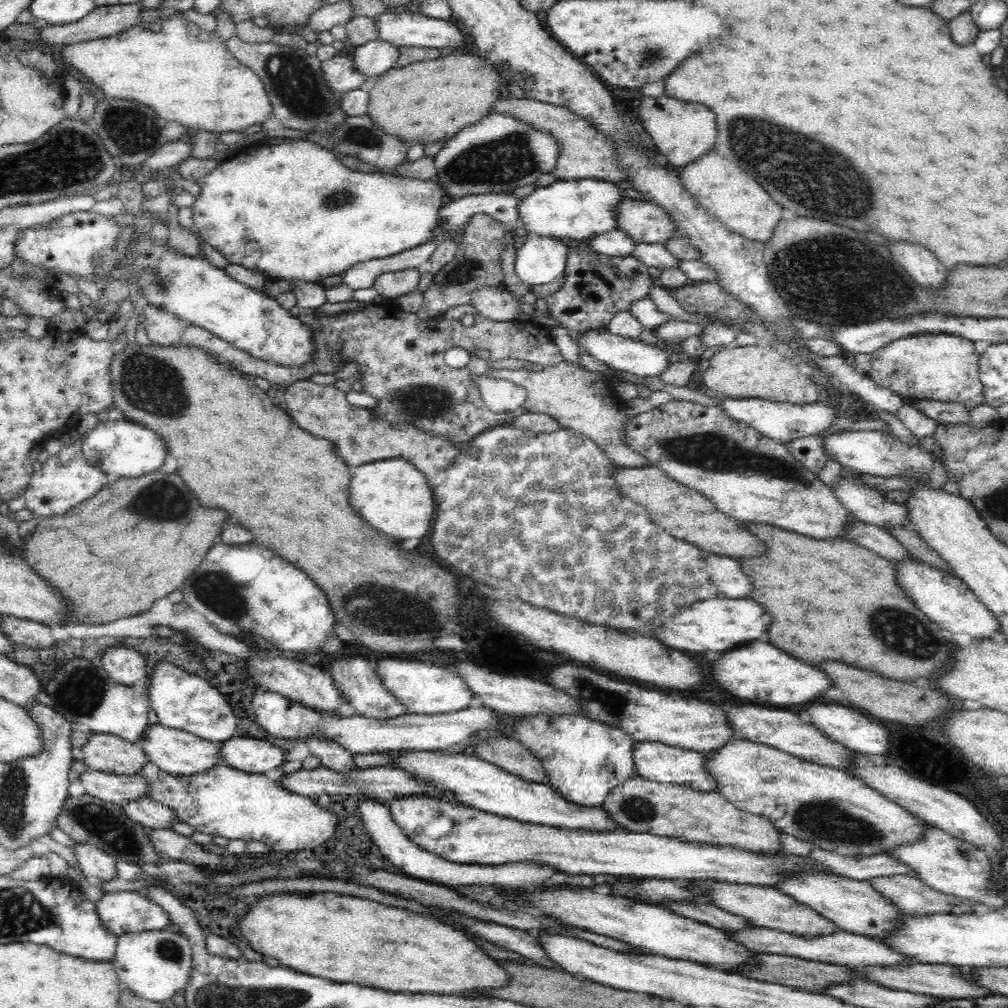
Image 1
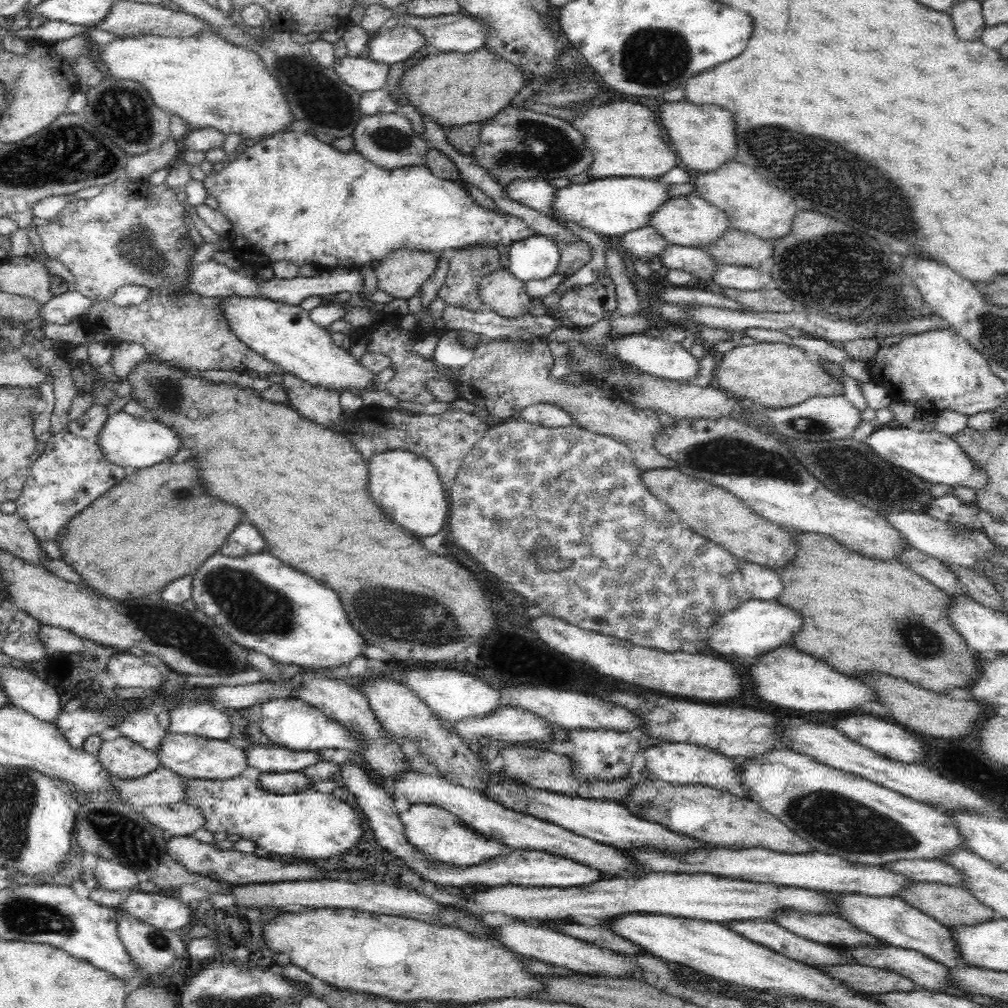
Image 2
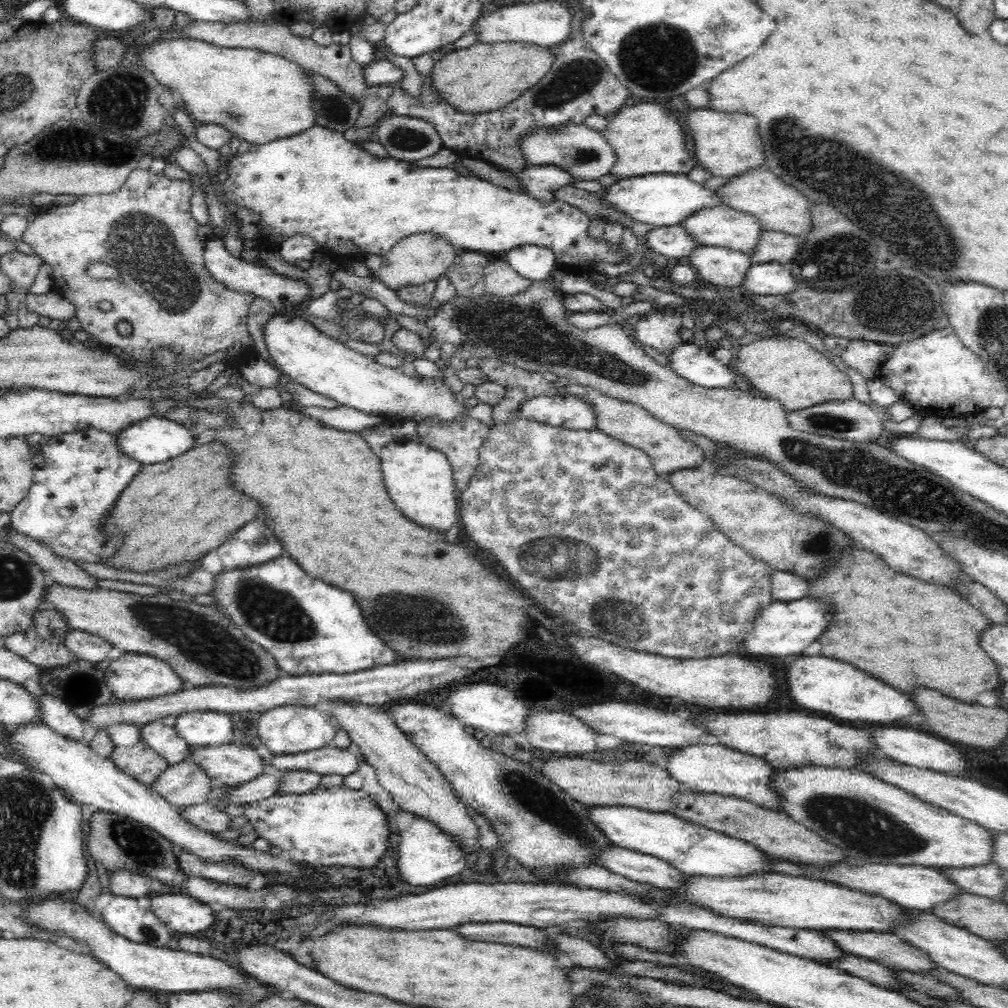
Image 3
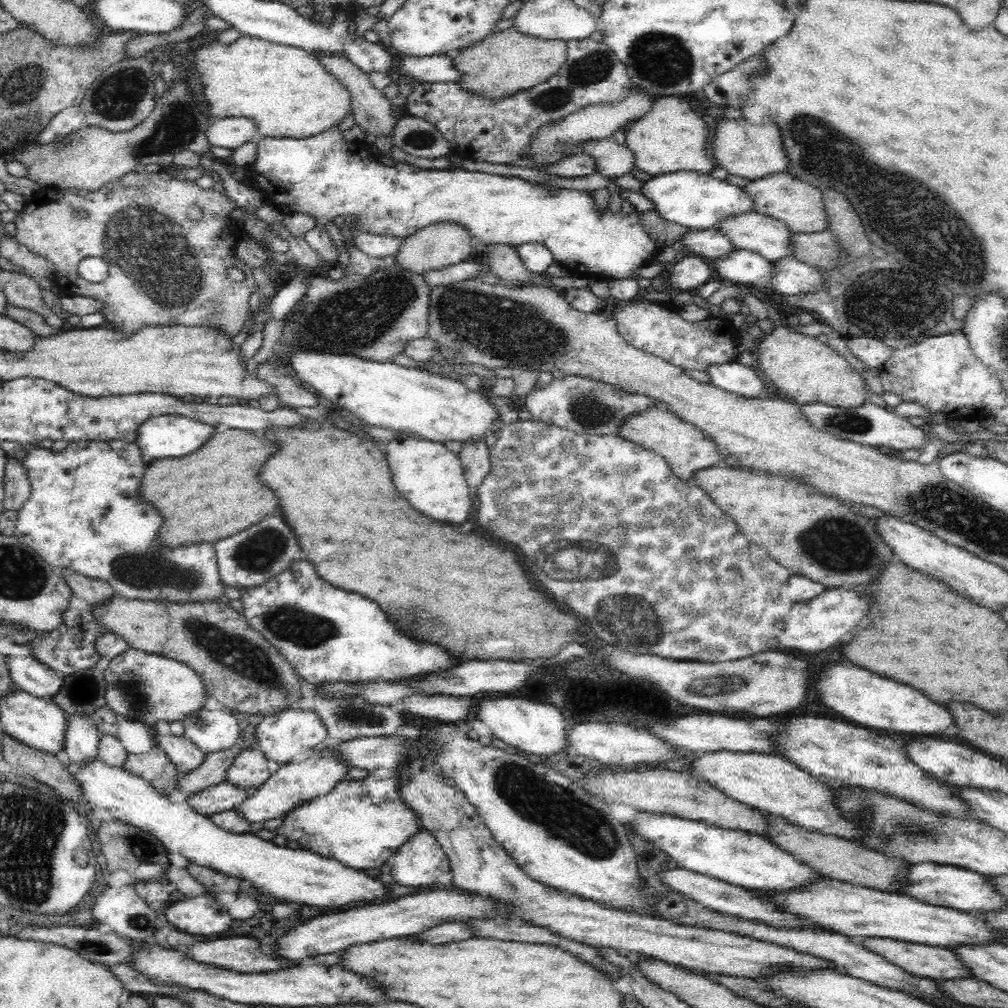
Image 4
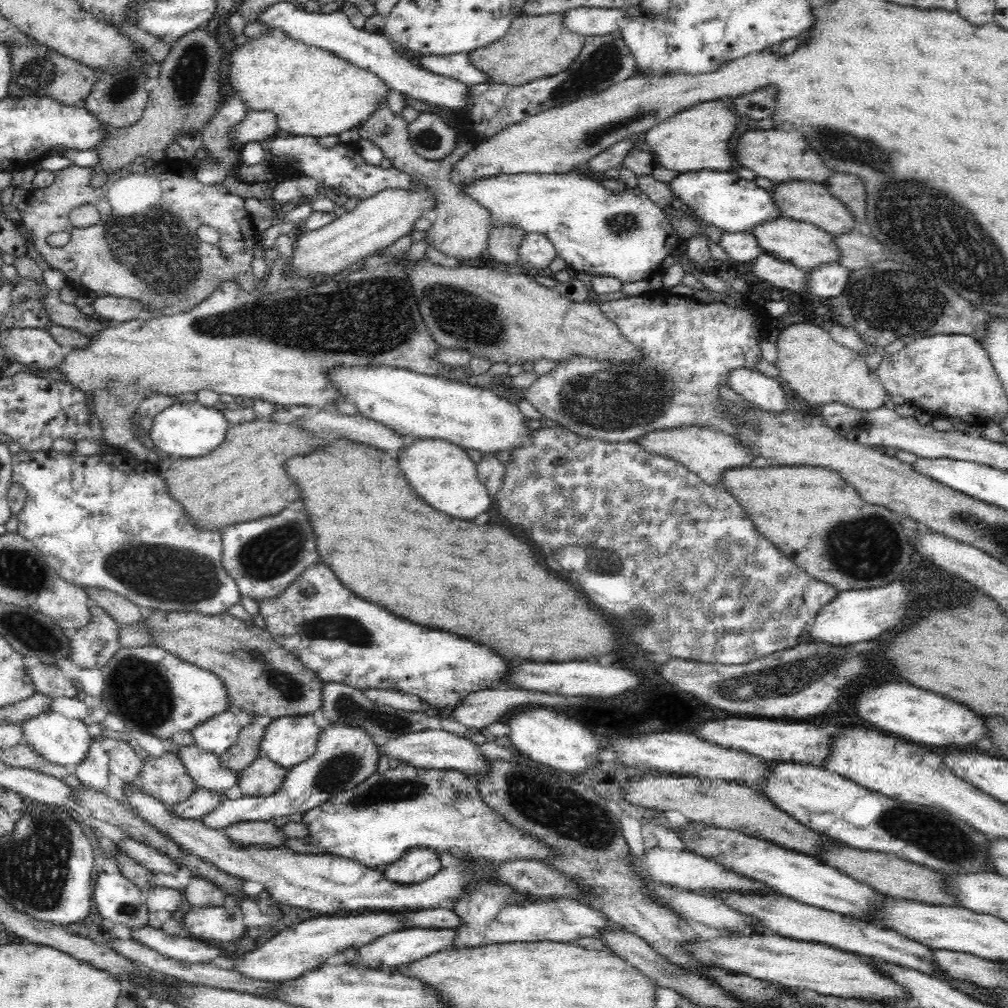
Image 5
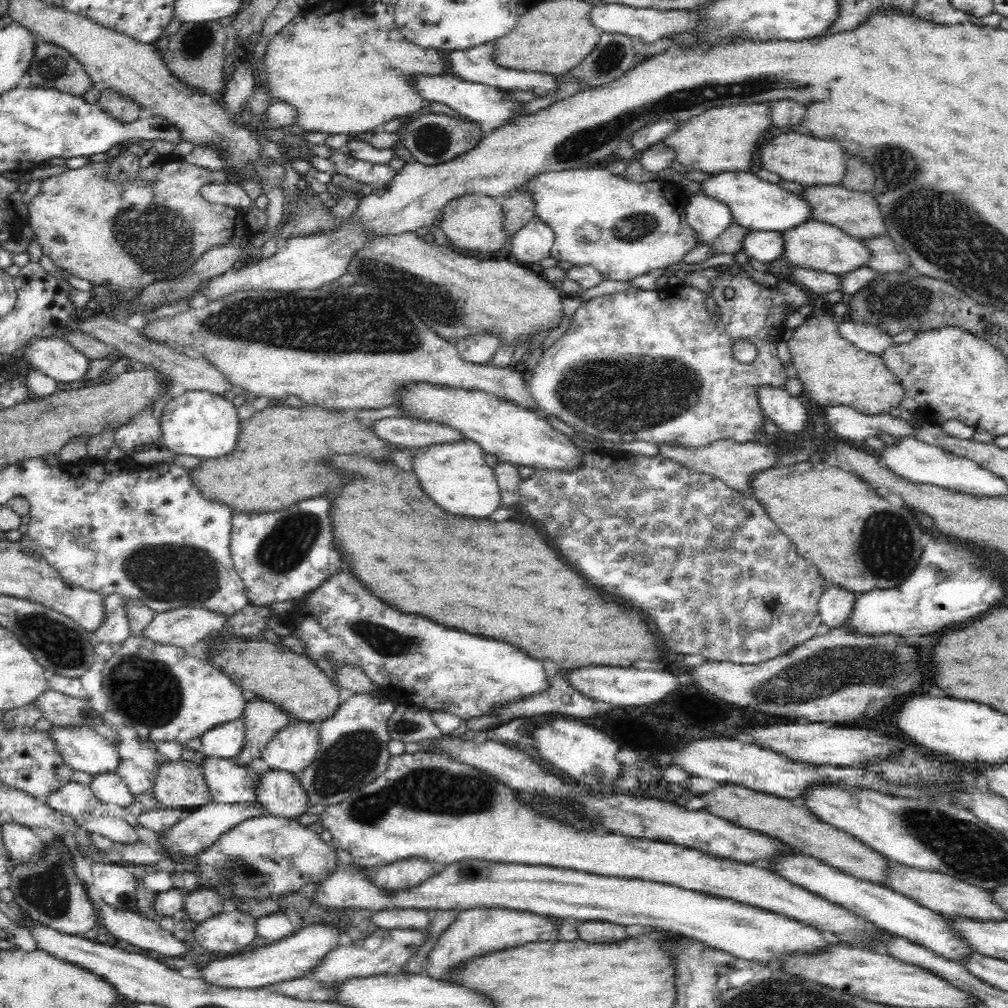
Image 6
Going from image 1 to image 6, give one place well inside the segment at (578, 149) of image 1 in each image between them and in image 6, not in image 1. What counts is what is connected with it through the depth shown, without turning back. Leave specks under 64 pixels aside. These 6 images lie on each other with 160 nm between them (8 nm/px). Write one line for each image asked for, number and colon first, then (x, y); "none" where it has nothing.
2: (627, 141)
3: (647, 140)
4: (672, 137)
5: (697, 139)
6: (724, 139)

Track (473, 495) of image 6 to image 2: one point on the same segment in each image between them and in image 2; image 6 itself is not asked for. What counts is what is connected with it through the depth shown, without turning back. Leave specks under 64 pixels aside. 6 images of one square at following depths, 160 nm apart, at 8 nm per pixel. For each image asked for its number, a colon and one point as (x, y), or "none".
2: (406, 486)
3: (419, 480)
4: (431, 477)
5: (441, 472)

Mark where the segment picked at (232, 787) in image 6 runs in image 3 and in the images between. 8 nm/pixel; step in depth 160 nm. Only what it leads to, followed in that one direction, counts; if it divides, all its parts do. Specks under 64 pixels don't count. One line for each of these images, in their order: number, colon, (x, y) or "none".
3: (164, 740)
4: (185, 755)
5: (205, 769)

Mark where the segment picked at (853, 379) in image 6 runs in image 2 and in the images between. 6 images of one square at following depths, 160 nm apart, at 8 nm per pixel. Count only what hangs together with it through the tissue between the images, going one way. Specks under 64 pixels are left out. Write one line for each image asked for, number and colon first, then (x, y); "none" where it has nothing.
2: (774, 375)
3: (786, 369)
4: (807, 371)
5: (821, 371)

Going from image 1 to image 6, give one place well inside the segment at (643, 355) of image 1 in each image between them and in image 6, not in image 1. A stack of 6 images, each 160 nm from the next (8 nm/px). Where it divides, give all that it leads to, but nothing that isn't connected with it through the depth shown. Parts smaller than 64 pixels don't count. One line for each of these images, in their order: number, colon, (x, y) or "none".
2: (665, 360)
3: (689, 361)
4: (733, 377)
5: (766, 393)
6: (786, 411)

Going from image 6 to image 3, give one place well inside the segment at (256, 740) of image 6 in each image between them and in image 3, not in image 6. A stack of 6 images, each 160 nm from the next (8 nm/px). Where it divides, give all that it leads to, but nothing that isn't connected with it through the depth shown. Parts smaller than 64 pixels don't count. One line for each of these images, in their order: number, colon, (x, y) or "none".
3: (184, 784)
4: (212, 771)
5: (241, 754)

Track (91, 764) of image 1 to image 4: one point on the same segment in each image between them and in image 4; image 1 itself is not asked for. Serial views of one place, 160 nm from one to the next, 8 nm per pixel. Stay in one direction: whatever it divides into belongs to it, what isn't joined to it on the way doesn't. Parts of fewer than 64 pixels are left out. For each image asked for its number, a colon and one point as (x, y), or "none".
2: (121, 757)
3: (139, 760)
4: (154, 766)

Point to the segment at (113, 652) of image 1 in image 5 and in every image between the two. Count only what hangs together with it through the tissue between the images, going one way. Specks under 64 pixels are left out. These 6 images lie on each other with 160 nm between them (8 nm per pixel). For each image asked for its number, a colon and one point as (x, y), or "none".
2: (129, 670)
3: (134, 676)
4: (144, 687)
5: (149, 689)

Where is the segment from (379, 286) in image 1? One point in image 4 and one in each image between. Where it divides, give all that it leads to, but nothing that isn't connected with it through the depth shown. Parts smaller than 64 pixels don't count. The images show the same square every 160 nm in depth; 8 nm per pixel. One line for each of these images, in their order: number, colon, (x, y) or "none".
2: (401, 274)
3: (417, 259)
4: (439, 245)

